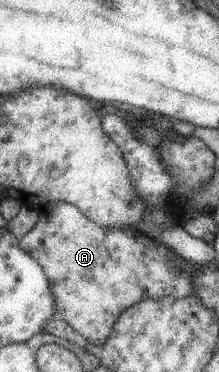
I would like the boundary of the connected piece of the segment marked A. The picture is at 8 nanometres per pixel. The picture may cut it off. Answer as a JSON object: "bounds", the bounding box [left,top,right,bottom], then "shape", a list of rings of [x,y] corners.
{"bounds":[19,203,194,346],"shape":[[[68,203],[37,204],[37,221],[19,239],[21,249],[29,253],[43,267],[50,281],[51,293],[55,297],[55,312],[58,318],[71,325],[84,340],[102,346],[111,336],[115,323],[123,310],[148,298],[186,298],[192,295],[194,268],[176,256],[172,249],[138,234],[134,228],[104,228],[94,224],[80,212],[79,208]]]}

